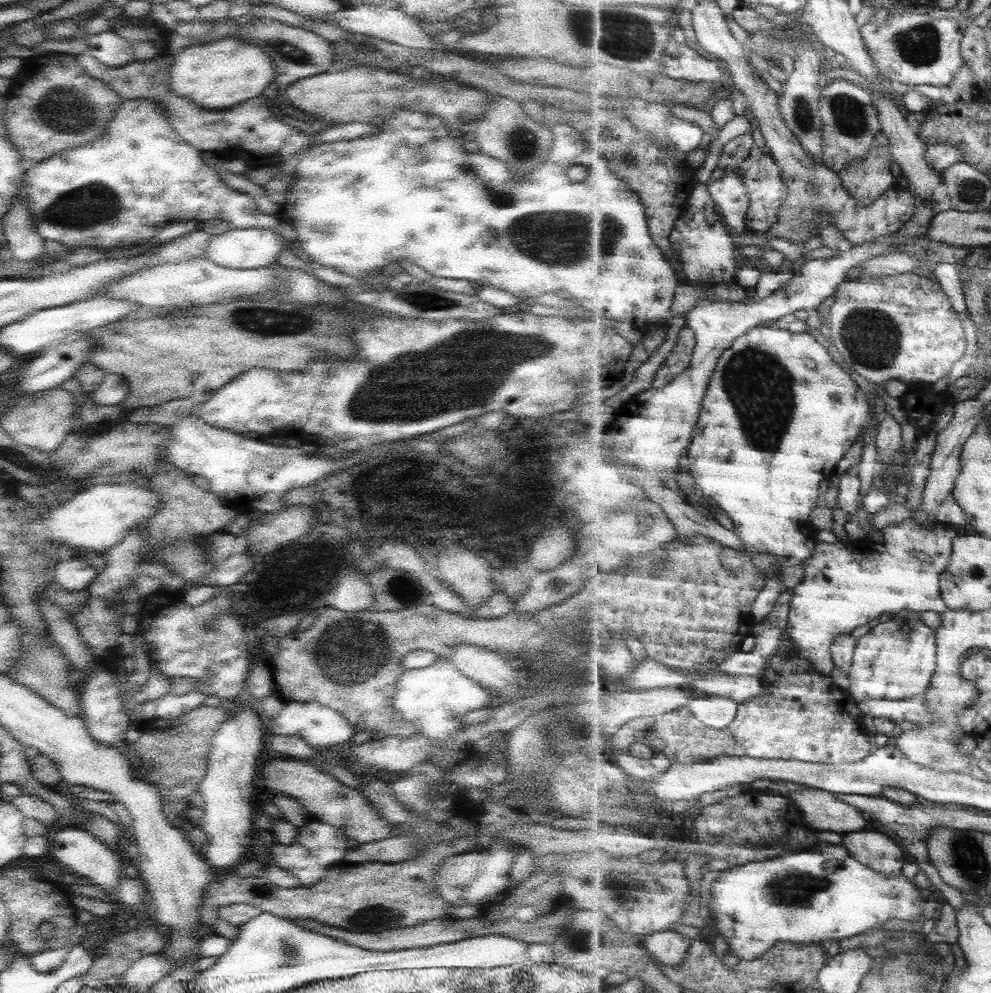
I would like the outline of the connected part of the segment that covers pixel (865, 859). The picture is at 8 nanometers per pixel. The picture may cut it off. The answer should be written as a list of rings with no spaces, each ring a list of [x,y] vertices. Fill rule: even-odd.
[[[882,829],[844,834],[841,844],[855,860],[885,877],[901,875],[910,859],[894,836]]]

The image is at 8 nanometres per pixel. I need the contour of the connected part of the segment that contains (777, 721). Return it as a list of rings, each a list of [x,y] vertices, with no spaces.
[[[781,639],[776,653],[768,660],[762,674],[764,691],[753,700],[738,706],[735,720],[728,729],[735,740],[745,748],[745,754],[751,758],[771,760],[799,760],[806,763],[849,763],[868,758],[877,747],[870,739],[865,719],[860,711],[858,701],[850,693],[839,688],[831,677],[819,672],[814,662],[805,656],[804,648]]]

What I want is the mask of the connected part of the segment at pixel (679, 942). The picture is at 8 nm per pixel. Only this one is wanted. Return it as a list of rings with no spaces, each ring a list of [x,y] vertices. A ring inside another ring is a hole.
[[[671,930],[648,934],[640,938],[640,941],[657,967],[679,966],[687,958],[692,938],[692,933],[681,935]]]

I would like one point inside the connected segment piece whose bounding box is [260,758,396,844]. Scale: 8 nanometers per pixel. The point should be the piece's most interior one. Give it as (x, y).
(322, 795)

